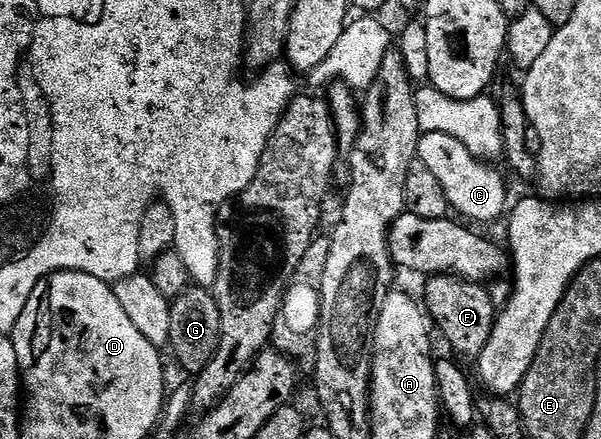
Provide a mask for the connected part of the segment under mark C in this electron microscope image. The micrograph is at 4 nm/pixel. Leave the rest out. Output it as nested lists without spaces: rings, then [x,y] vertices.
[[[422,132],[418,138],[417,159],[424,166],[428,166],[428,170],[432,170],[433,176],[438,179],[440,187],[444,189],[451,209],[455,213],[458,211],[457,215],[463,221],[478,225],[490,224],[501,216],[503,219],[508,203],[506,204],[506,184],[502,181],[501,174],[487,161],[480,160],[471,154],[468,146],[464,146],[464,142],[452,138],[452,134]]]

